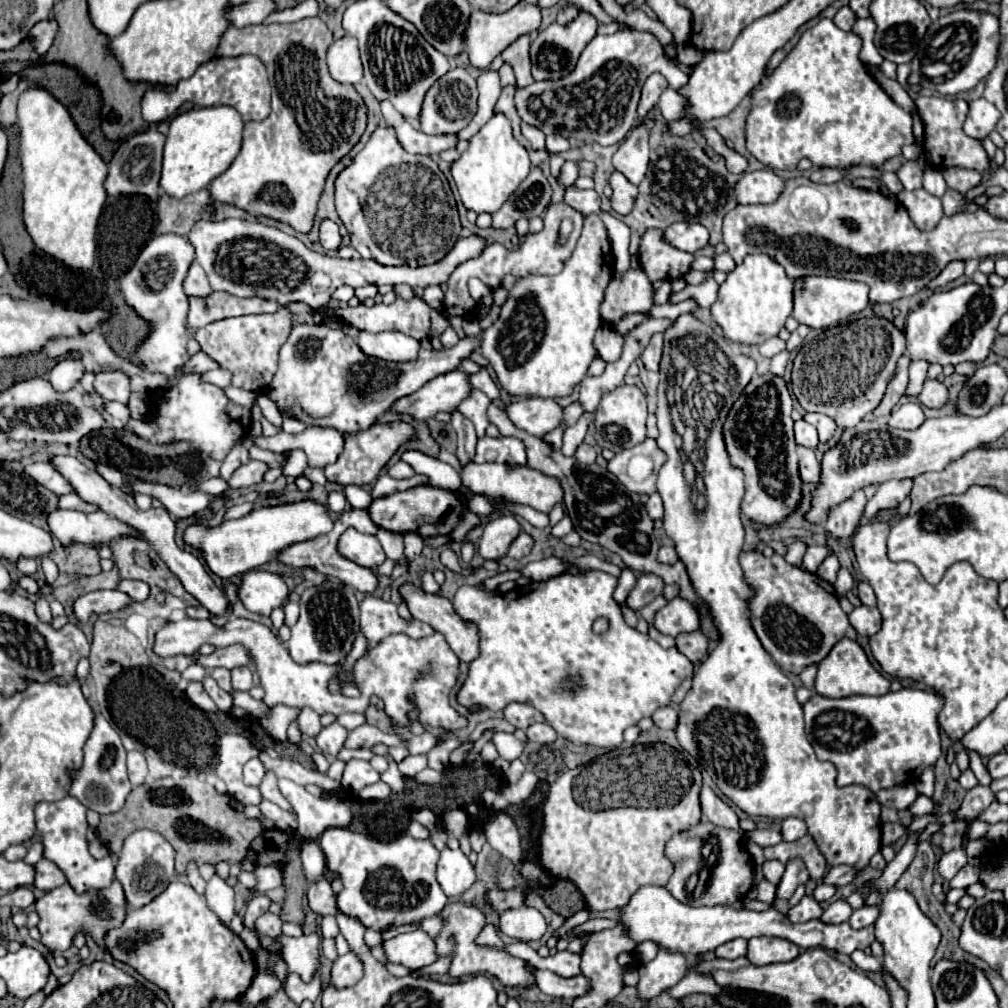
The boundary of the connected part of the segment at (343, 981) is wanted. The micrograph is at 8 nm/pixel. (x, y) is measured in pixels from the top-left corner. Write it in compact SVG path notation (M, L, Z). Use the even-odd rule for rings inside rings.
M353 952L339 956L333 962L331 968L331 984L335 988L349 988L355 986L363 976L363 968L361 968L361 960L357 960L357 956L353 956Z

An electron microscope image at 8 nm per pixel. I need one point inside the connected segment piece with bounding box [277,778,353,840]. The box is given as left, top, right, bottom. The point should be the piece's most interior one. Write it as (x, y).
(315, 815)

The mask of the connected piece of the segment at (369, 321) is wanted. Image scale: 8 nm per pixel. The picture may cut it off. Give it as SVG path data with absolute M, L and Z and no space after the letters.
M397 298L391 306L375 304L367 308L363 304L351 308L333 308L327 306L327 312L335 312L335 316L365 332L385 332L385 330L399 330L415 340L425 340L429 332L429 314L431 308L421 298L403 300Z

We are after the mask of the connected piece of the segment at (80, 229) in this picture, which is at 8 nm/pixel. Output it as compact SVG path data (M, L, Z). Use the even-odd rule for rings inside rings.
M27 88L19 98L19 158L23 168L23 222L35 246L73 270L91 270L96 259L97 222L107 198L103 182L107 164L81 136L67 108L41 88Z

